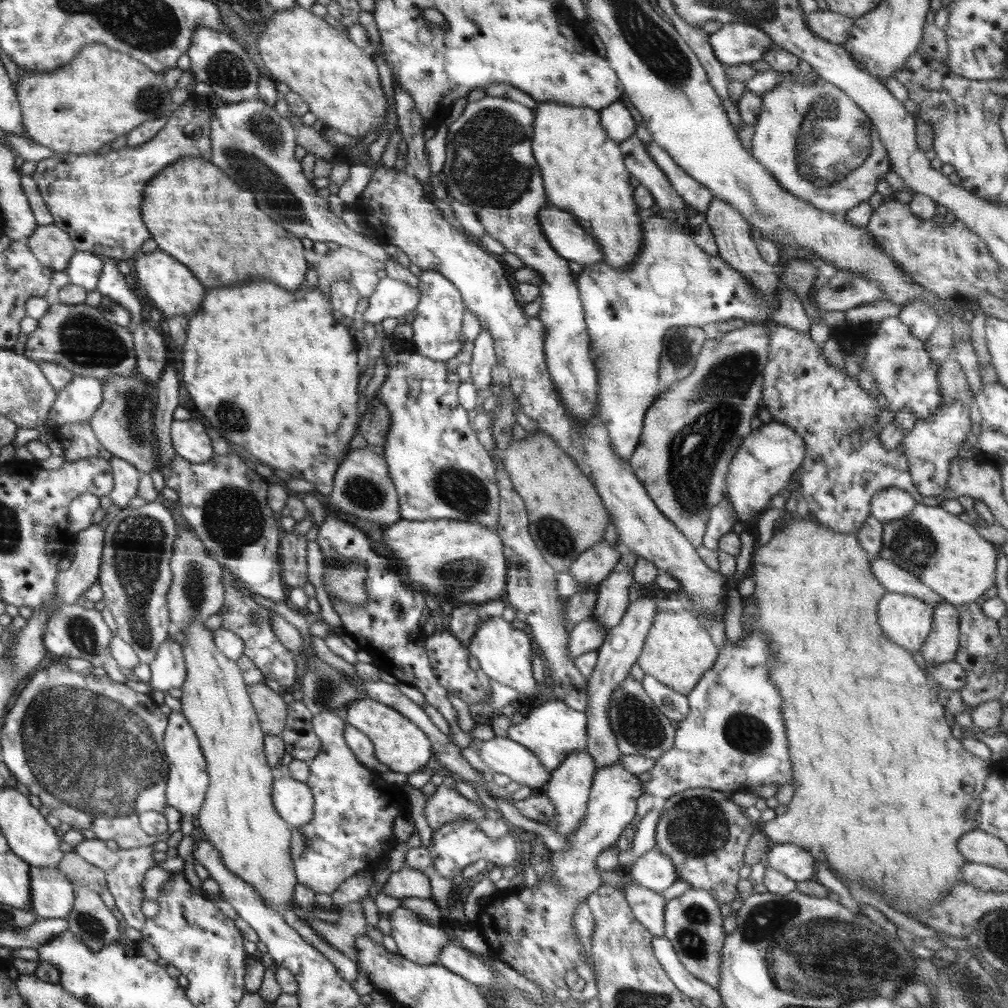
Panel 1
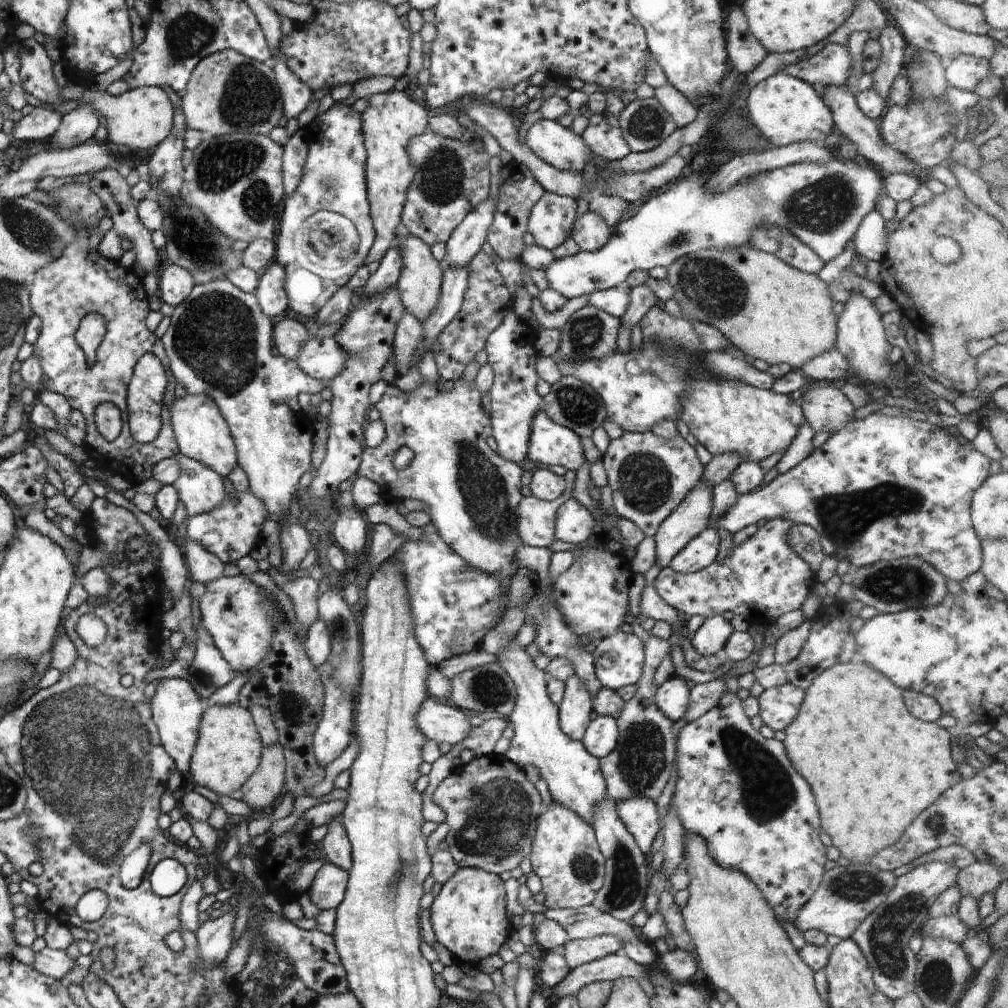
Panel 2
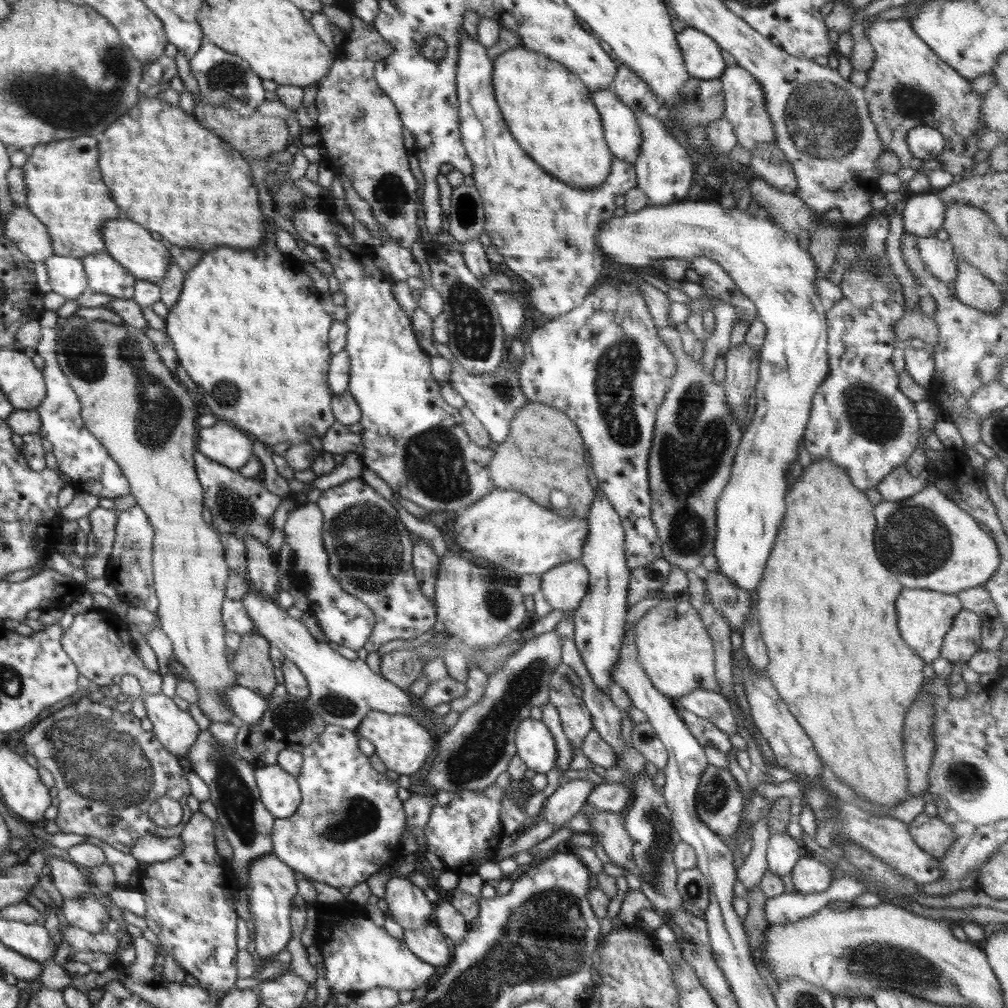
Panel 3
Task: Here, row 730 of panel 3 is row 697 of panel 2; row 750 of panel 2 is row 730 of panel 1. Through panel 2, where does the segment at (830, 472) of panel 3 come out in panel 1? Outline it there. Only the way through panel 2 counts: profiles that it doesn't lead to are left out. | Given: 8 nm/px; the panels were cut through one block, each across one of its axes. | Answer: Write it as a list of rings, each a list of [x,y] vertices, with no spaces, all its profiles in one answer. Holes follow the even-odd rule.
[[[791,518],[790,523],[775,531],[774,536],[766,545],[756,545],[752,553],[750,571],[755,575],[756,582],[752,596],[757,602],[757,627],[765,634],[767,643],[773,648],[768,678],[772,686],[780,692],[782,720],[786,728],[785,737],[789,743],[789,760],[793,766],[793,797],[788,802],[788,810],[771,822],[761,825],[762,832],[772,843],[792,843],[814,852],[826,854],[826,862],[832,871],[848,883],[865,884],[877,888],[883,896],[889,898],[891,906],[899,912],[921,912],[925,906],[941,902],[947,890],[963,881],[961,868],[968,863],[958,850],[957,842],[967,832],[976,829],[977,816],[980,813],[981,796],[985,780],[991,769],[991,760],[982,760],[964,749],[960,740],[952,736],[946,723],[946,712],[938,700],[940,689],[931,683],[929,677],[914,661],[912,652],[898,646],[884,634],[879,625],[877,606],[887,591],[876,580],[871,571],[871,555],[858,542],[856,533],[836,532],[822,526],[811,518]]]

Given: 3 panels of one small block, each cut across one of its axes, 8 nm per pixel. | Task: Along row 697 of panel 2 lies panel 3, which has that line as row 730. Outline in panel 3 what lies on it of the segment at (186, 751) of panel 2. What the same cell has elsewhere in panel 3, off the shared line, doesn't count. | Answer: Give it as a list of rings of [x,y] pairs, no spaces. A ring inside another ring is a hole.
[[[163,693],[142,695],[148,720],[152,723],[152,732],[164,749],[179,759],[187,758],[187,751],[200,732],[194,718],[179,710],[172,698]]]

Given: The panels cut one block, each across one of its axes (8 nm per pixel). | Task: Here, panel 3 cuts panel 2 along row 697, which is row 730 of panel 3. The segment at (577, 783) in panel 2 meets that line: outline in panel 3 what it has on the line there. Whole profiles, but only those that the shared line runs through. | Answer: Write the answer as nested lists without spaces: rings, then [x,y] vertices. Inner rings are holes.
[[[525,719],[515,733],[517,756],[527,768],[546,774],[556,765],[556,748],[548,728],[538,720]]]

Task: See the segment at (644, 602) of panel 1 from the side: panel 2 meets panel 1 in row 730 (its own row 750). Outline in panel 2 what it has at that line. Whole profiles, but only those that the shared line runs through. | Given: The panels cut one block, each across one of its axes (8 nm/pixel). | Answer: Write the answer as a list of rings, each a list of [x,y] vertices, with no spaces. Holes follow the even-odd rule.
[[[599,715],[588,724],[582,742],[586,751],[600,760],[616,748],[618,738],[617,720],[612,716]]]

